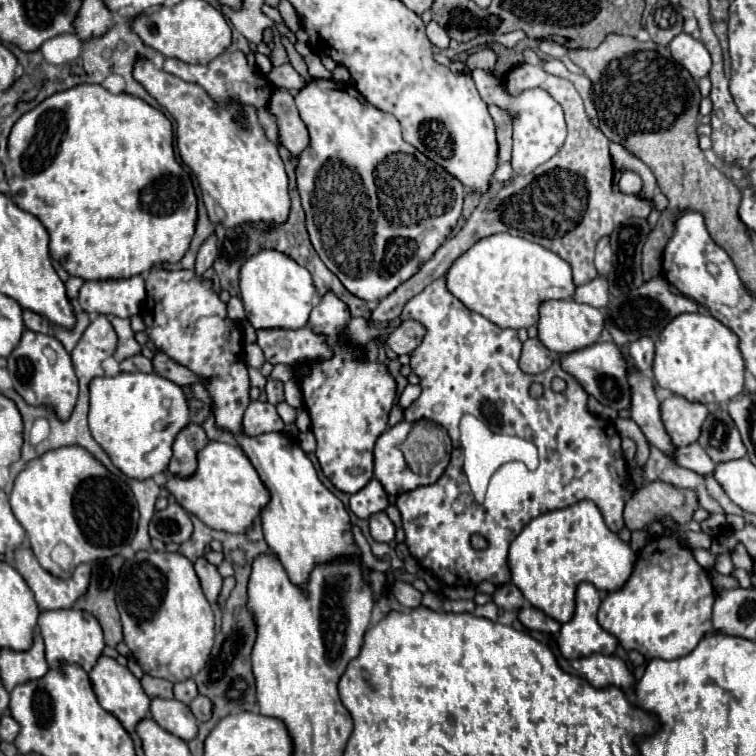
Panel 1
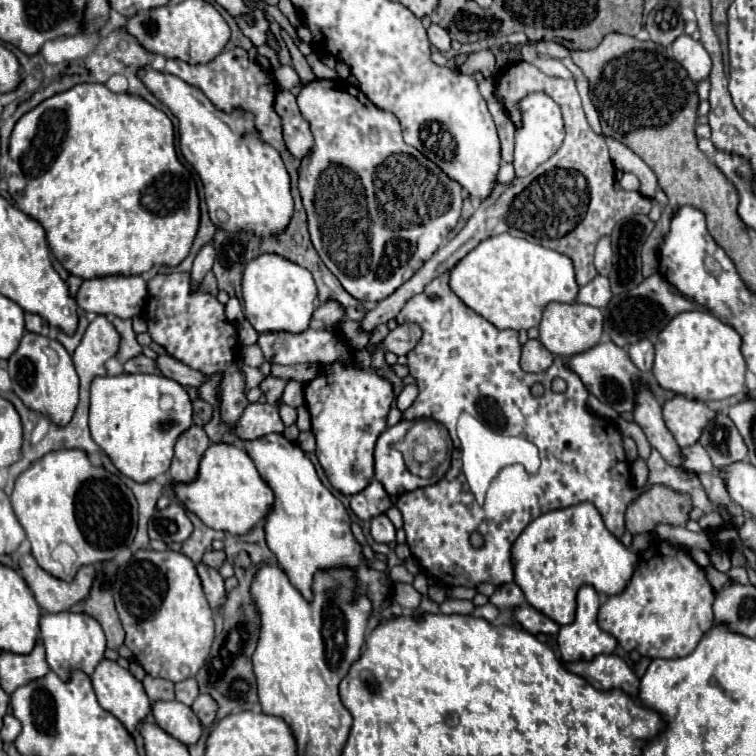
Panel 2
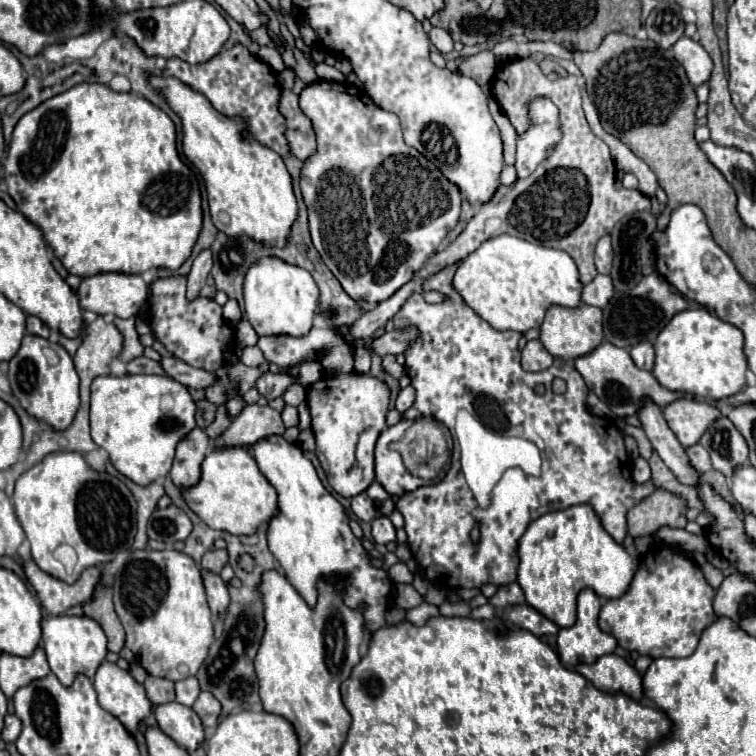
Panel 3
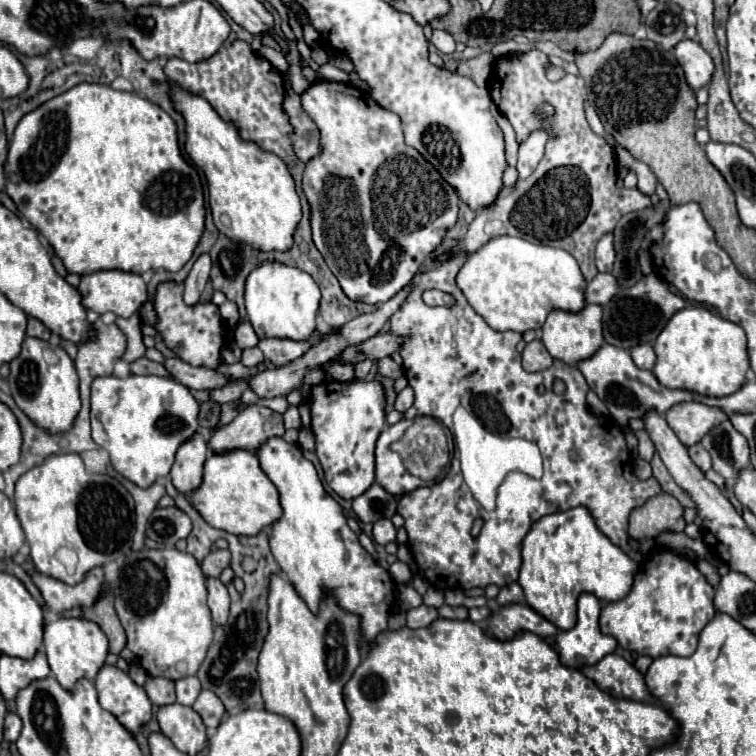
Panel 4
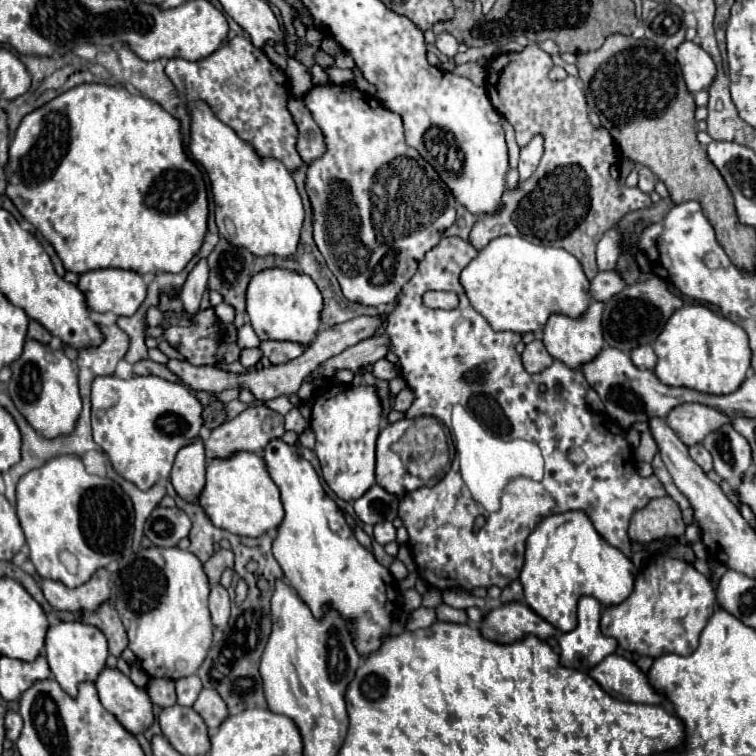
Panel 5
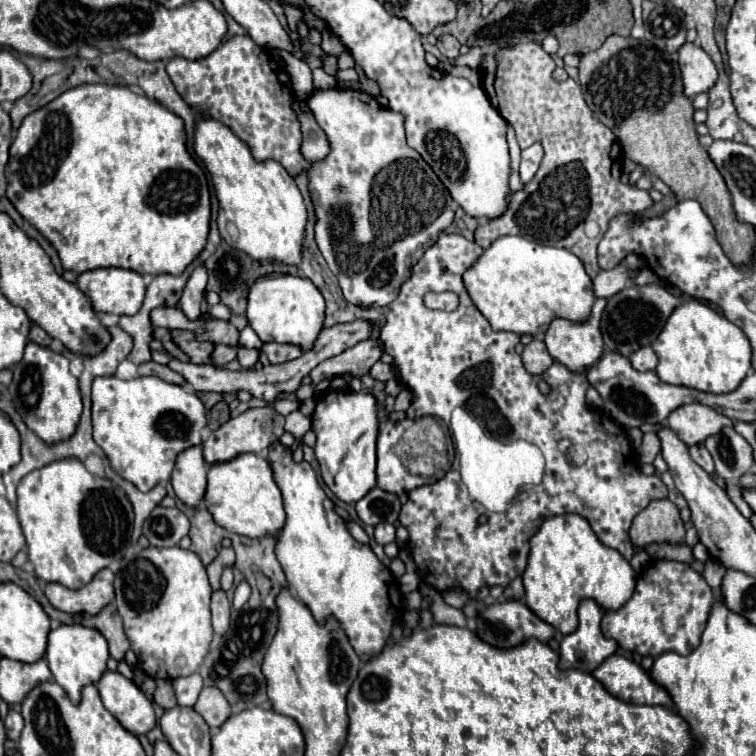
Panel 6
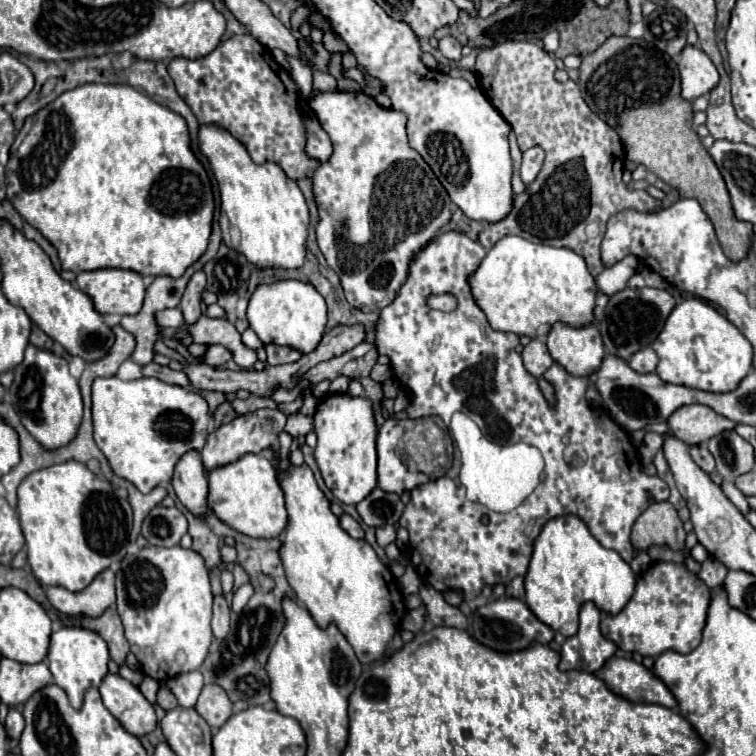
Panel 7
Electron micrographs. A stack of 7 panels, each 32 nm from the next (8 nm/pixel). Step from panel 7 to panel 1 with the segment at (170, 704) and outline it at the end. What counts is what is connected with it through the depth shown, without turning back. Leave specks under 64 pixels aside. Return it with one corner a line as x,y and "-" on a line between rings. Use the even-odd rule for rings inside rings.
144,674
140,682
142,682
144,692
146,692
150,698
154,698
154,696
158,696
158,698
172,698
172,696
174,696
174,694
172,694
172,682
164,680
164,678
154,678
154,676

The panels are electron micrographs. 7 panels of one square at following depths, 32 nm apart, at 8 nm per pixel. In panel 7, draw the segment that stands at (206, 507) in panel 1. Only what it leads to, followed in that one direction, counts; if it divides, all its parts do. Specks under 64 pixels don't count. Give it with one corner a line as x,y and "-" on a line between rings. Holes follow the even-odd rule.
244,454
208,472
208,508
220,522
250,538
276,538
288,524
284,492
278,484
276,468
260,454

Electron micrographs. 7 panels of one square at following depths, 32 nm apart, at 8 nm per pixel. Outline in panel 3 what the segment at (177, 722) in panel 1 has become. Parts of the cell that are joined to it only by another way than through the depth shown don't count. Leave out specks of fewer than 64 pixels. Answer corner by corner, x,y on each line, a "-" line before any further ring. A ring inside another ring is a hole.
180,702
158,704
154,708
154,716
160,730
166,732
178,746
186,748
188,752
198,748
198,744
204,740
204,726
198,714

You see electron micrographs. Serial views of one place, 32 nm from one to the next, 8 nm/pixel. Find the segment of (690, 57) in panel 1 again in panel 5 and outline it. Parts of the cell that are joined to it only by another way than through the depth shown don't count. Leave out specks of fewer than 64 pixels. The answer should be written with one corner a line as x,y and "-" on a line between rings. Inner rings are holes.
684,40
684,44
680,44
680,48
676,48
676,60
682,68
686,86
692,94
706,90
716,76
716,66
710,58
710,54
706,54
696,42

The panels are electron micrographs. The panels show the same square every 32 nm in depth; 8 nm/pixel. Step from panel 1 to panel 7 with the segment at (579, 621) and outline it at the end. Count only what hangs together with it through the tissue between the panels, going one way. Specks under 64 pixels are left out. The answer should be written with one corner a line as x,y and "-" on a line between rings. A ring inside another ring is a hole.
584,602
580,608
580,626
578,632
564,640
560,650
560,668
584,668
588,672
596,672
608,656
616,652
616,644
606,640
600,632
602,612
592,602

